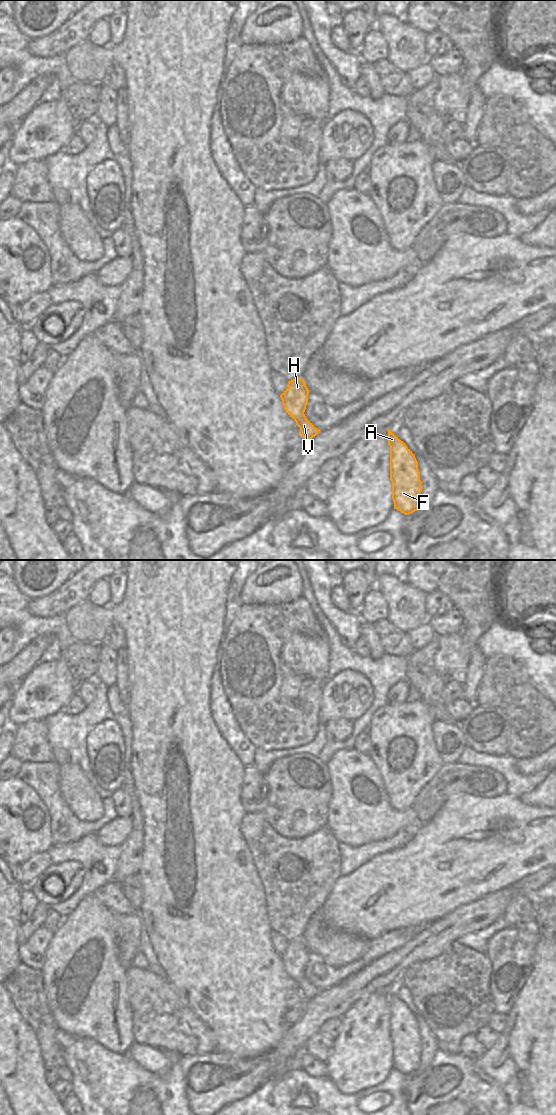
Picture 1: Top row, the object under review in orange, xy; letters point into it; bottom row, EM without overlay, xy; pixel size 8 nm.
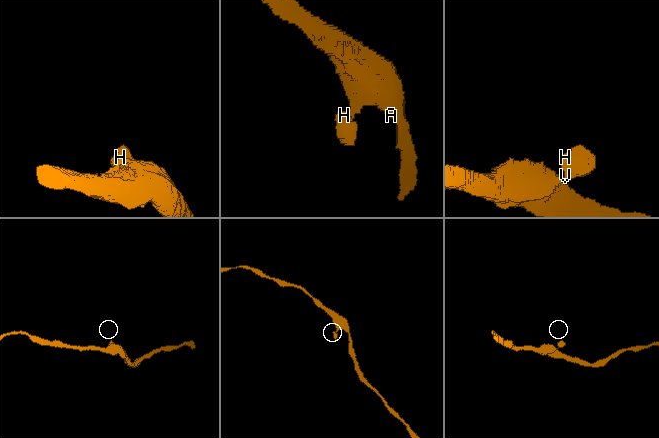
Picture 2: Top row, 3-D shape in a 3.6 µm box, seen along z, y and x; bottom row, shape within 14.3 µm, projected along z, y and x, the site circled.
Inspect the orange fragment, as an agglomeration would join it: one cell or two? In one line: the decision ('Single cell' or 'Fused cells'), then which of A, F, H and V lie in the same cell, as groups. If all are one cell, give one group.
Single cell. Groups: A F H V

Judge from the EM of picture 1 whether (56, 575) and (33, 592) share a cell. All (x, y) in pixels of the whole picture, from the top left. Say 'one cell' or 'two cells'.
one cell

